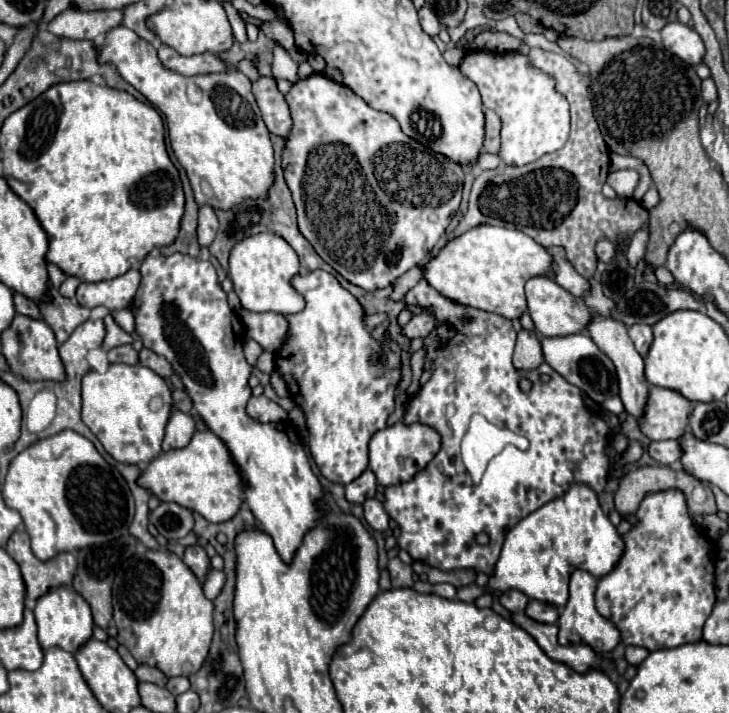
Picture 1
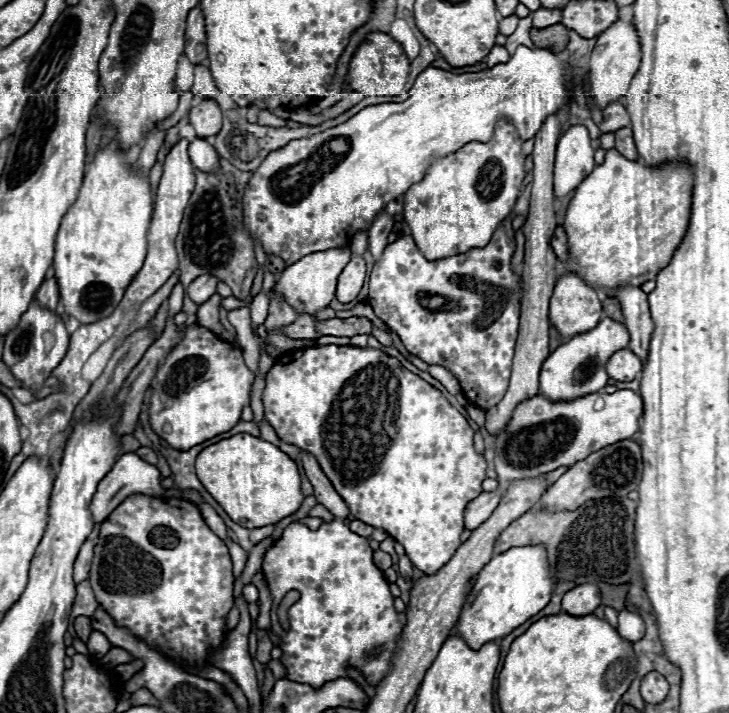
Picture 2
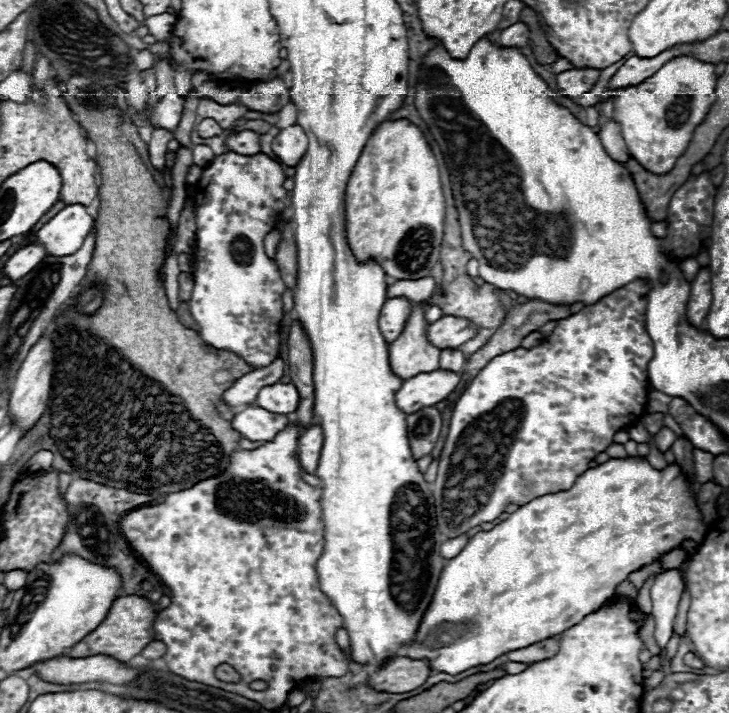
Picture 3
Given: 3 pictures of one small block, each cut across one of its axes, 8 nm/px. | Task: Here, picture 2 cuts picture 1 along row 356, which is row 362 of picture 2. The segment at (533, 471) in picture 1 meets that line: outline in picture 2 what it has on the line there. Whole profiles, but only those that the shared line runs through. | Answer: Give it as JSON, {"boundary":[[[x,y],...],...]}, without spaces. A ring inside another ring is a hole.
{"boundary":[[[510,214],[484,248],[472,248],[450,258],[426,260],[412,236],[402,236],[384,248],[370,272],[368,304],[374,308],[374,314],[400,336],[410,354],[416,354],[428,364],[444,366],[460,382],[462,394],[482,410],[496,406],[504,398],[512,370],[522,306],[522,278],[512,272],[514,250]],[[432,296],[446,298],[446,304],[424,308]]]}

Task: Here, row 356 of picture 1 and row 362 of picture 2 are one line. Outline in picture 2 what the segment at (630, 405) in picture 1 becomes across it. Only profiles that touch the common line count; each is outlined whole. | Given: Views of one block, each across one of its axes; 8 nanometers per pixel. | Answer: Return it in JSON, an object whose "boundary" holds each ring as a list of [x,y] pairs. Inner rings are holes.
{"boundary":[[[618,350],[606,366],[608,376],[620,382],[634,380],[640,374],[640,370],[642,370],[642,362],[640,358],[636,358],[636,354],[632,354],[632,350]]]}

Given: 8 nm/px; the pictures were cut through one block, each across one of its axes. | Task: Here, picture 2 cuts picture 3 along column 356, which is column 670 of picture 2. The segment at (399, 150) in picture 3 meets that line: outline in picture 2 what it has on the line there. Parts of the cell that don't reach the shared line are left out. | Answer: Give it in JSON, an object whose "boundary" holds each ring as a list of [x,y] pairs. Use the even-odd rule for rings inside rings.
{"boundary":[[[614,148],[608,150],[604,164],[596,166],[582,180],[568,206],[564,230],[568,234],[568,252],[572,260],[564,262],[564,270],[576,272],[598,292],[614,292],[626,284],[642,286],[646,280],[654,280],[656,274],[668,266],[688,230],[692,190],[694,168],[684,160],[646,166],[642,160],[628,160]]]}

